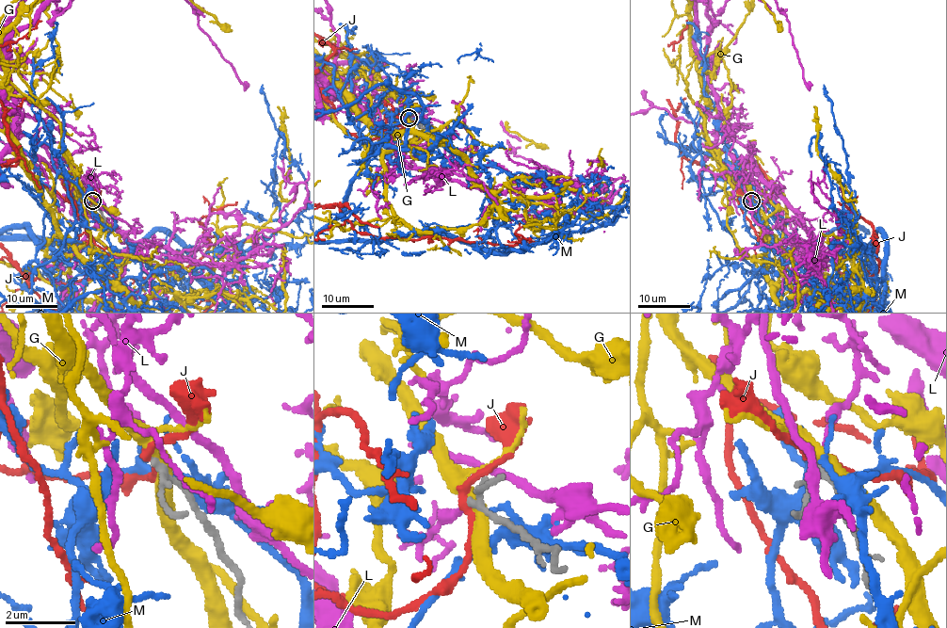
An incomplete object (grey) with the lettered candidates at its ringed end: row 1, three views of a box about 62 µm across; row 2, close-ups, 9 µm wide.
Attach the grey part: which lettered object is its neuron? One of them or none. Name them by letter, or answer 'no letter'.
L

